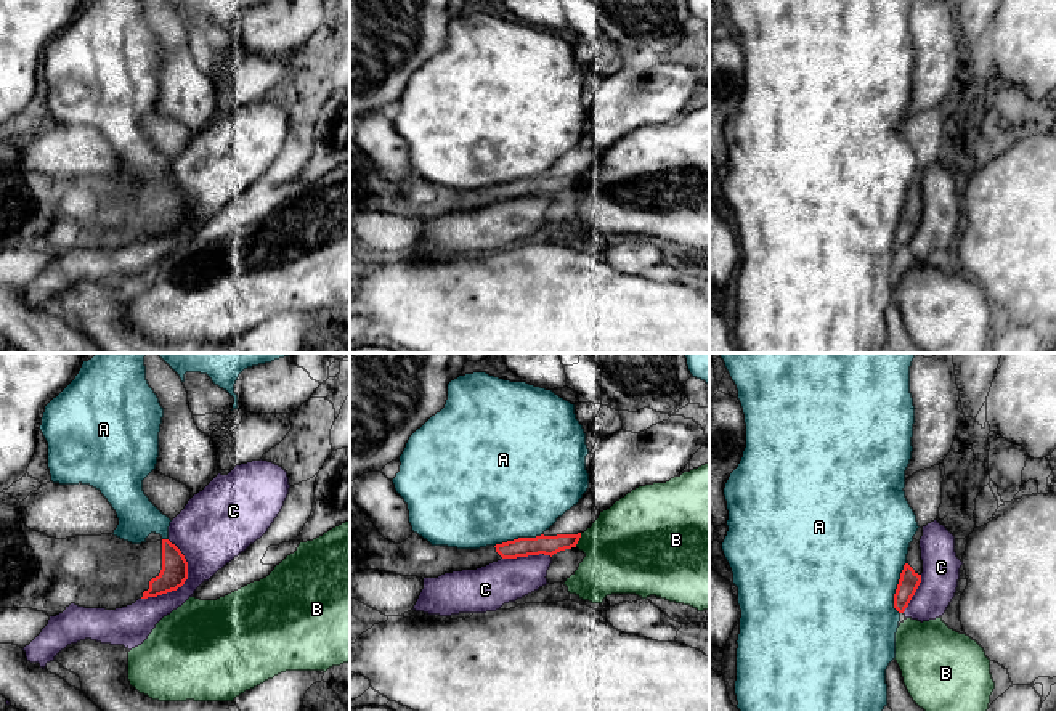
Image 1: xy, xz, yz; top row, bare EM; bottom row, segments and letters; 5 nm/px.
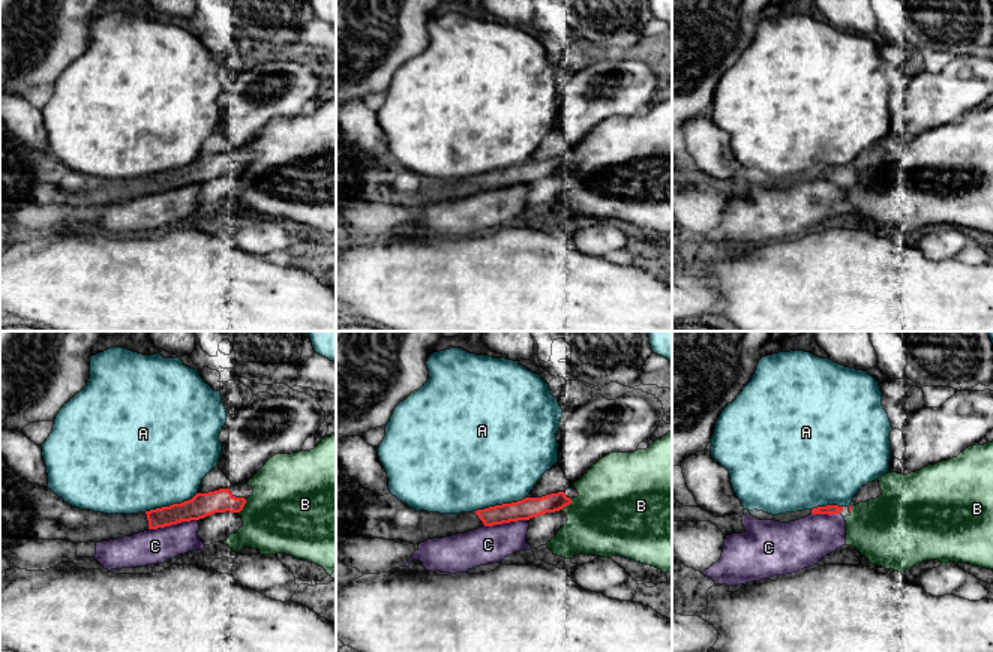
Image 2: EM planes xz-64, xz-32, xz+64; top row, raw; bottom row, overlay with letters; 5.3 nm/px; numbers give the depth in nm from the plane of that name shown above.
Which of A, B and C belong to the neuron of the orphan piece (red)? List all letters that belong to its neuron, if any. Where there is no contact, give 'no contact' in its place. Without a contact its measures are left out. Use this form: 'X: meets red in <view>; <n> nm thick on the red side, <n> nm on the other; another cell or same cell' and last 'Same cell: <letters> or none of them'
A: meets red in yz; 100 nm thick on the red side, 480 nm on the other; another cell
B: meets red in xz; 100 nm thick on the red side, 420 nm on the other; another cell
C: meets red in xy; 140 nm thick on the red side, 280 nm on the other; another cell
Same cell: none of them

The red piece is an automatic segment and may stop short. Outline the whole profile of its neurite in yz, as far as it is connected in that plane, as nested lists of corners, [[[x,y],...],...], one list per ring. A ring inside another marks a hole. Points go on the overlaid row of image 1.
[[[913,539],[908,547],[907,563],[900,573],[900,579],[894,594],[894,608],[904,613],[912,597],[915,595],[923,573],[923,560],[920,541]]]

